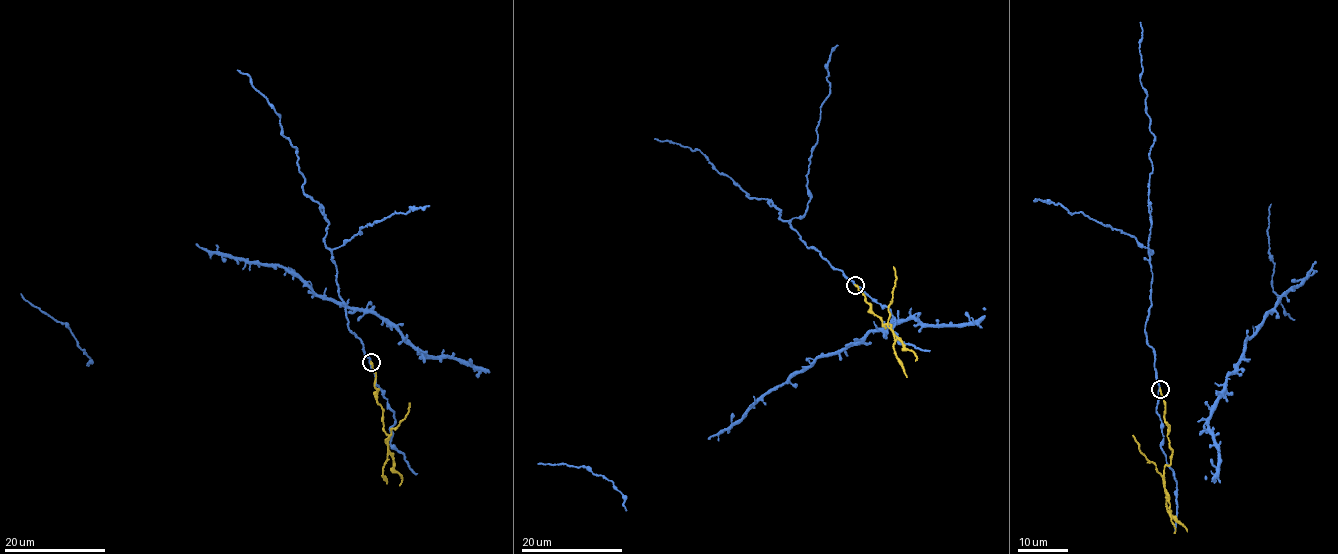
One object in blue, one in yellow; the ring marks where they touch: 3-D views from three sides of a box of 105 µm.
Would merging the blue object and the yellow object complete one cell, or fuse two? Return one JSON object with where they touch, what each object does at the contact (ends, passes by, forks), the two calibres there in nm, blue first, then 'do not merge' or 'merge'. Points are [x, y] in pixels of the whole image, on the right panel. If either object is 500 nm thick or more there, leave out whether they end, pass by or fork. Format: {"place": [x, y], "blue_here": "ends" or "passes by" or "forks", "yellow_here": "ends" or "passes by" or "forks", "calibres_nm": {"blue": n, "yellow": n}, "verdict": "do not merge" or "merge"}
{"place": [1160, 389], "blue_here": "ends", "yellow_here": "ends", "calibres_nm": {"blue": 240, "yellow": 260}, "verdict": "do not merge"}

